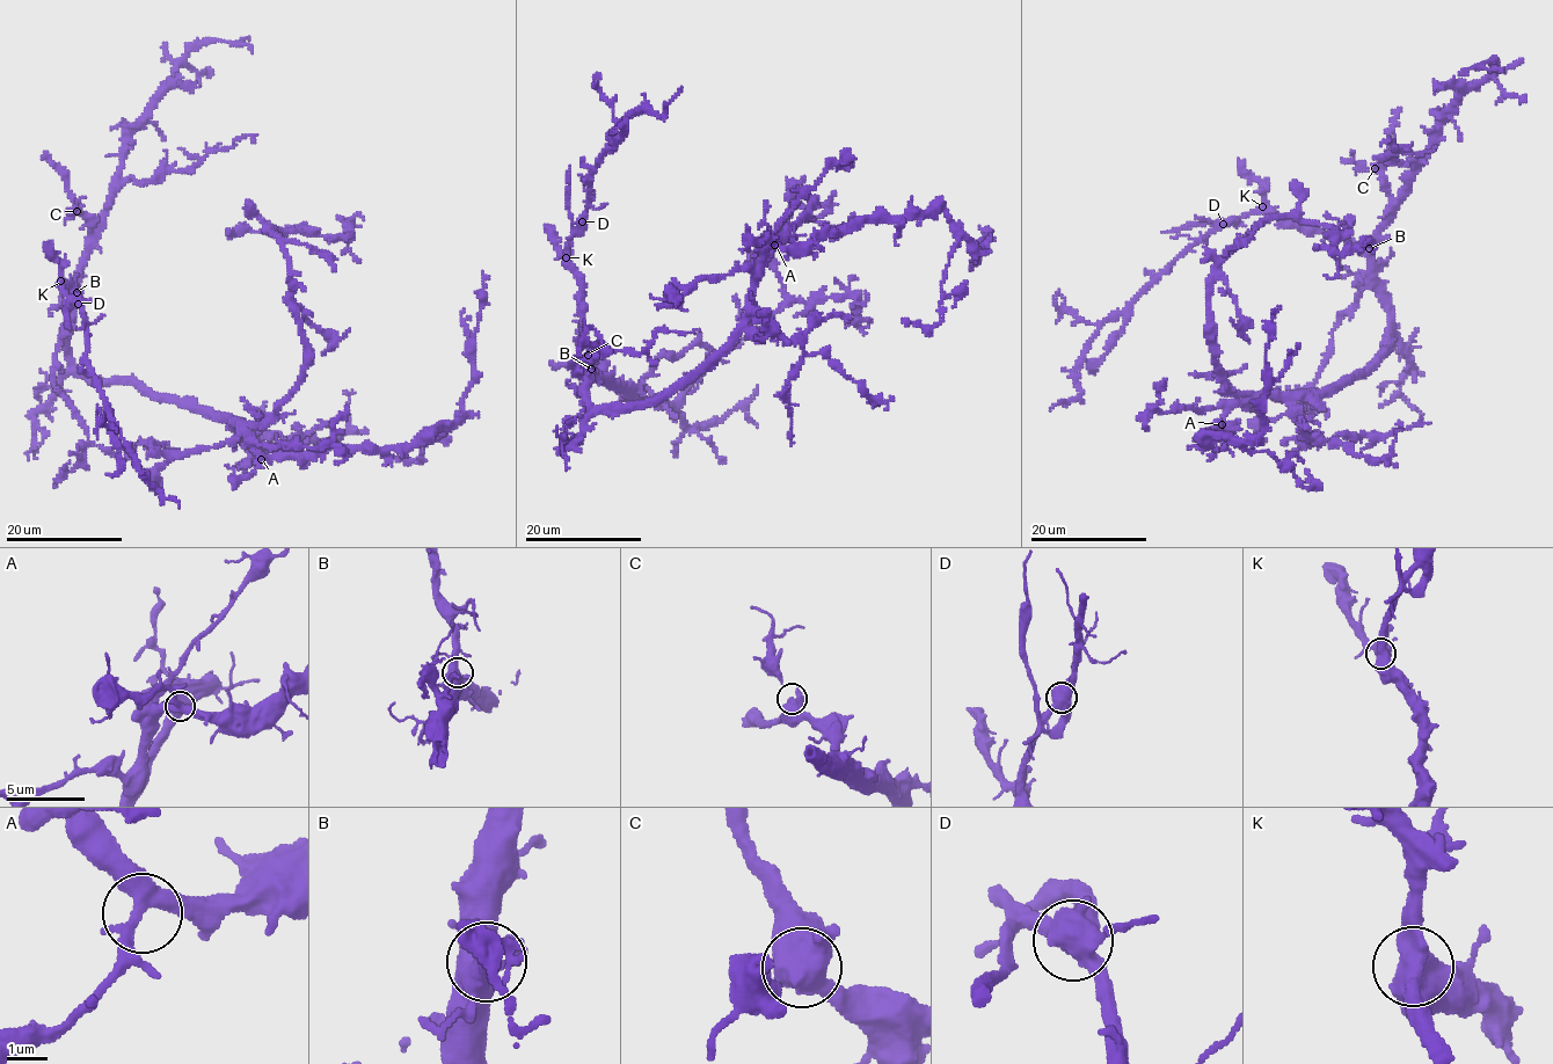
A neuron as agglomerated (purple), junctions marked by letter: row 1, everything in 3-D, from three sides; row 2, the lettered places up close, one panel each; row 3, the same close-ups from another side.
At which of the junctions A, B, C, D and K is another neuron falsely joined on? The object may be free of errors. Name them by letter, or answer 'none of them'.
D

